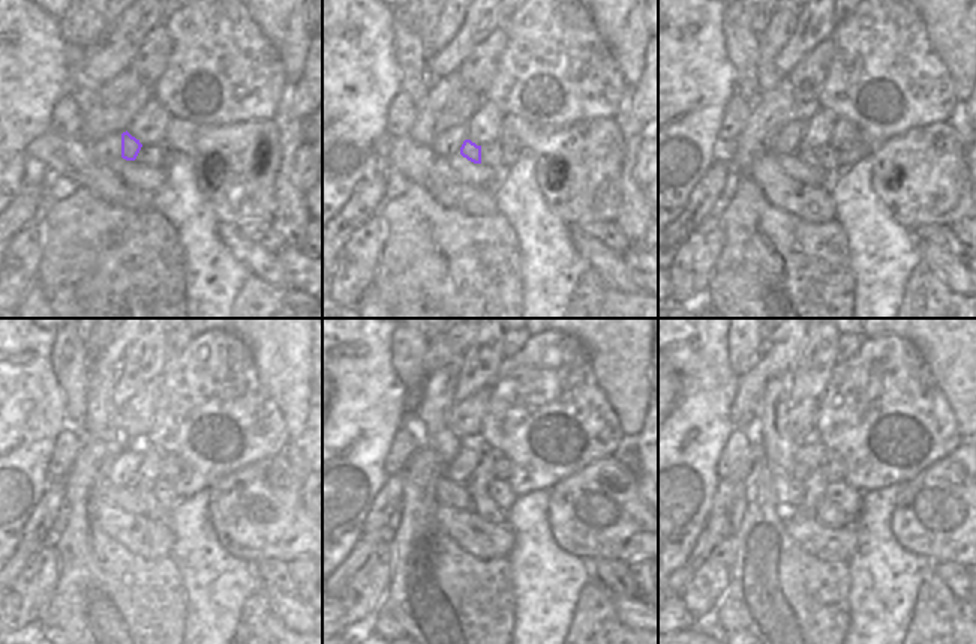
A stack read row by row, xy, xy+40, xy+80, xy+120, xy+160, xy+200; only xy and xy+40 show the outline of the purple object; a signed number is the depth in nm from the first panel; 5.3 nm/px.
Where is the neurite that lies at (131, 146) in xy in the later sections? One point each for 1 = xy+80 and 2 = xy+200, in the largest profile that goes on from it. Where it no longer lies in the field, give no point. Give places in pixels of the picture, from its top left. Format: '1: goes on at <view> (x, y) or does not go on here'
1: goes on at xy+80 (804, 152)
2: goes on at xy+200 (826, 512)

